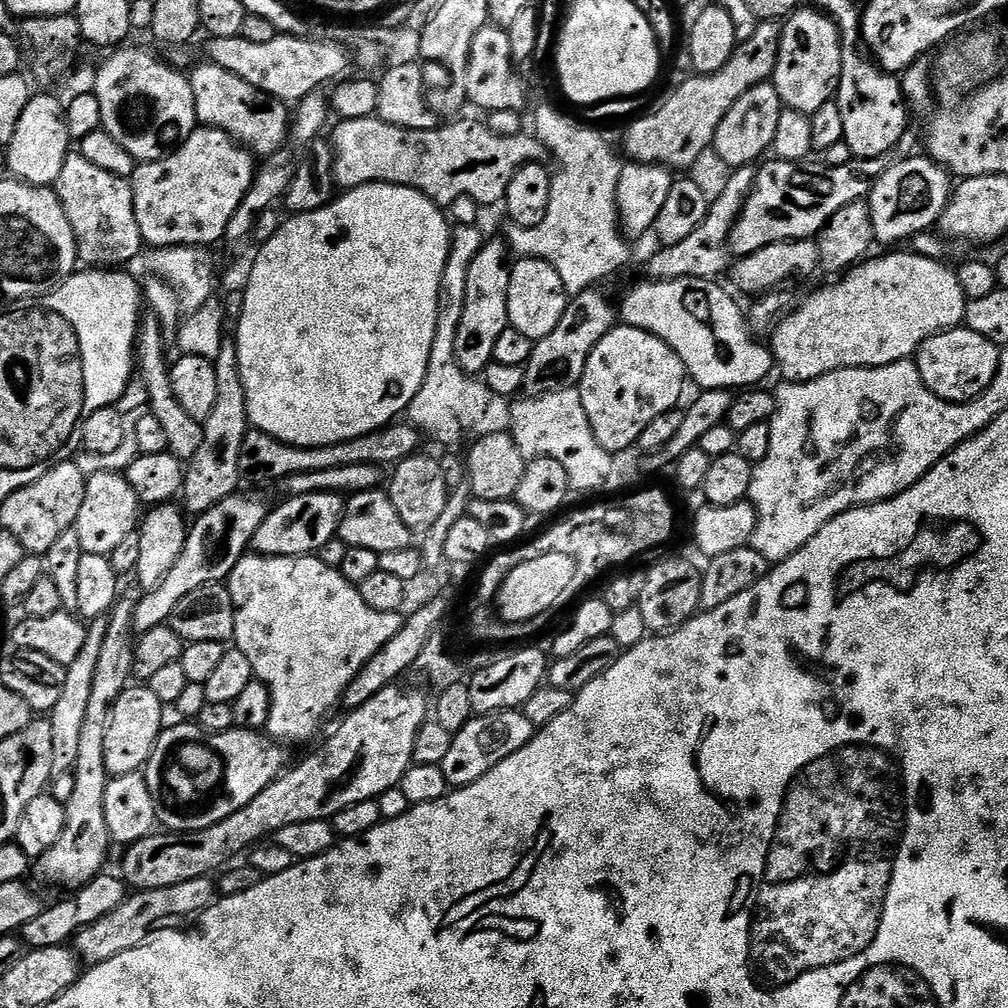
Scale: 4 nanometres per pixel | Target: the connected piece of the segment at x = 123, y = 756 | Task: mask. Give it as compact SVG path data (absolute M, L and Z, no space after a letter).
M129 686L116 699L106 726L106 770L109 777L139 772L148 763L160 729L165 727L166 705L147 686Z

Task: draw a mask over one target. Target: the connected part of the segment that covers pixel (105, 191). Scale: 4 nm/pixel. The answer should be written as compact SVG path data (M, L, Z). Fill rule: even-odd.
M70 154L62 162L62 174L58 174L54 191L66 210L70 230L74 230L76 255L79 263L96 270L116 270L128 266L145 247L138 230L138 218L134 214L132 185L125 177L109 174L99 166L86 162L78 154Z

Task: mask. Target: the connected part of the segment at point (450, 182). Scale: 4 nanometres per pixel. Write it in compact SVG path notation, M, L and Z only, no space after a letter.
M371 116L340 120L336 133L330 136L337 189L374 183L397 184L418 190L441 206L450 206L463 195L469 195L481 206L499 205L517 170L523 164L539 164L545 159L544 143L532 134L494 134L487 123L462 119L441 123L430 130L390 126Z

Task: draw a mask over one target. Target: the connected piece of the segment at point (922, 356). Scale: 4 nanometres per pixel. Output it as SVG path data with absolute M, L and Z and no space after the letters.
M966 326L952 328L948 332L939 332L932 336L917 350L914 363L922 374L926 386L938 398L949 400L955 404L964 404L982 396L994 382L1000 369L1001 349L990 338L982 338L982 334L974 334Z

